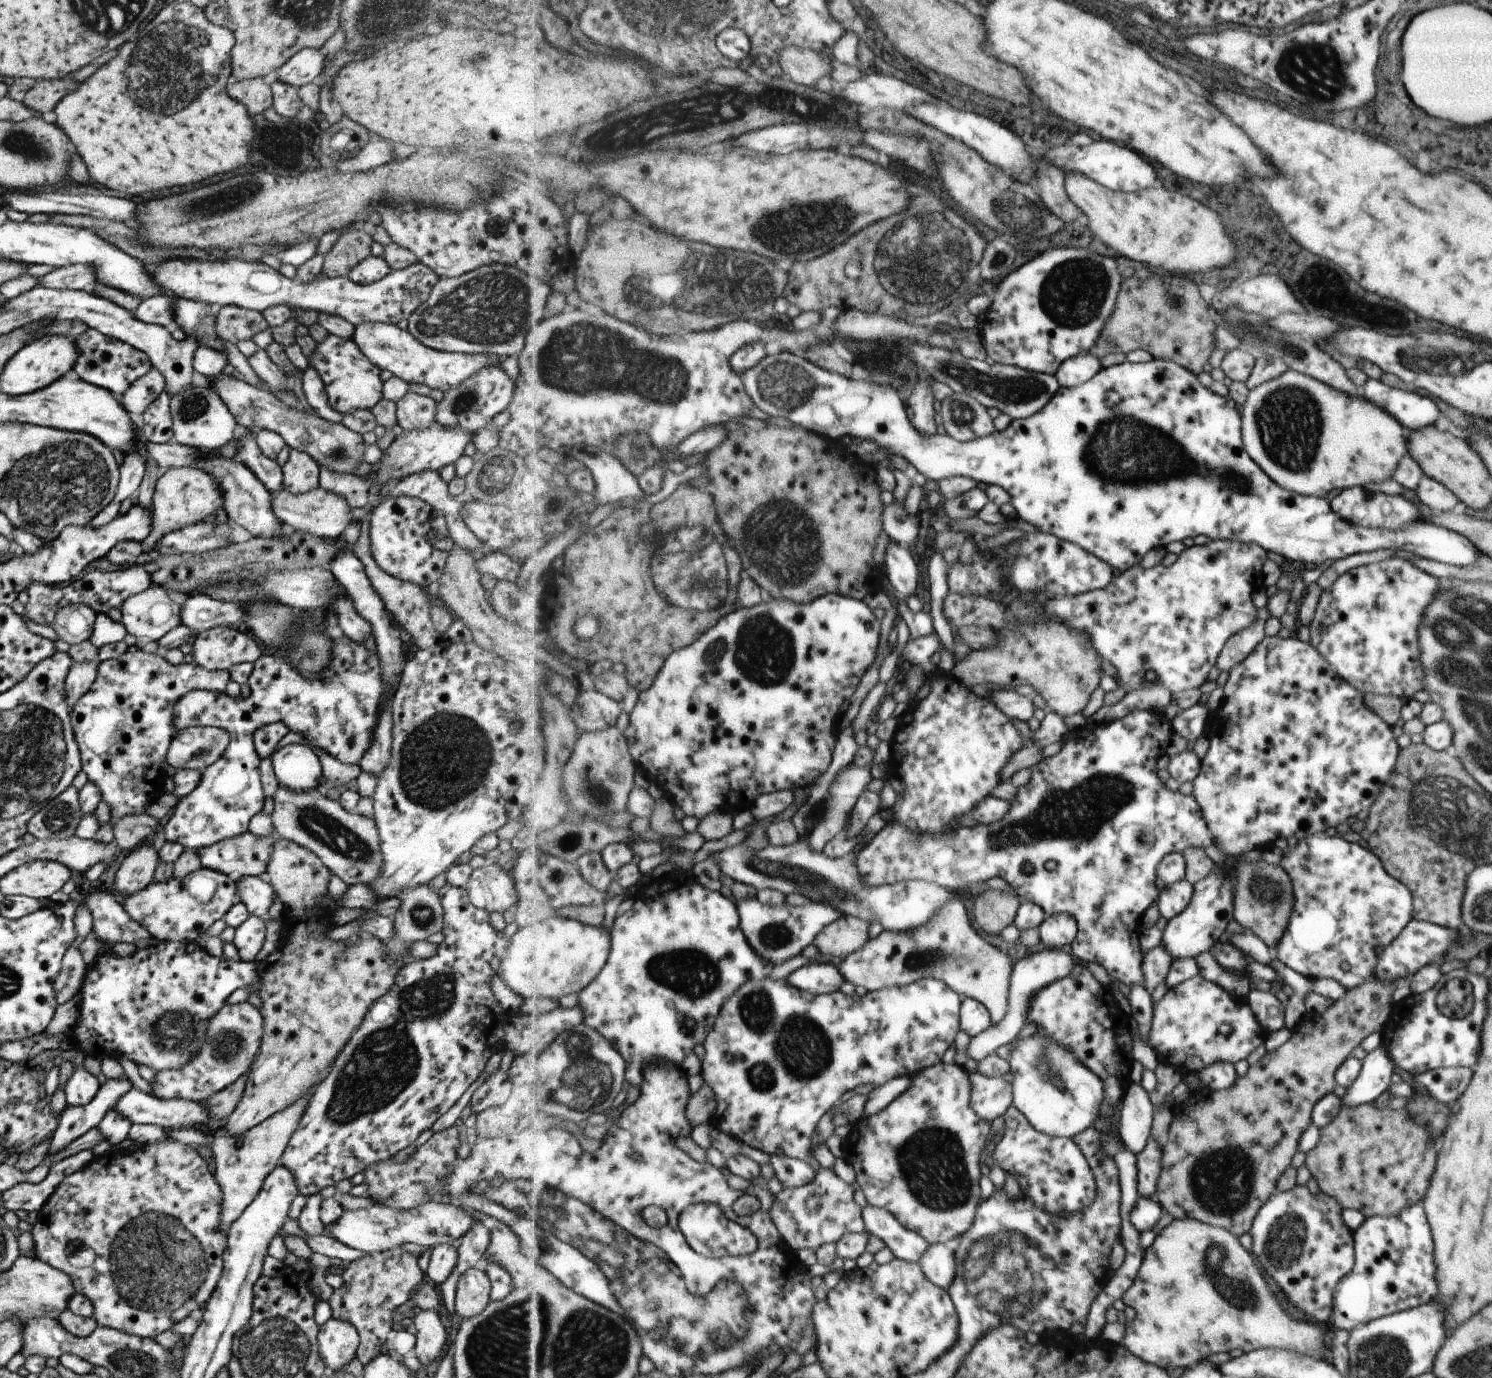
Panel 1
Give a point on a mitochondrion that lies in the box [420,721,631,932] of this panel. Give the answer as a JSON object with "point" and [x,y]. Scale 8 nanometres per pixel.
{"point":[599,795]}

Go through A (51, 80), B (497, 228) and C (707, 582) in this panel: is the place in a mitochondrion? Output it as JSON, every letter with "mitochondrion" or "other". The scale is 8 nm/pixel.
{"A":"other","B":"other","C":"mitochondrion"}

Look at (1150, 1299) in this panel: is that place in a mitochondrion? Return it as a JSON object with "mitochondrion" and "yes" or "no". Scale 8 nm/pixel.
{"mitochondrion":"no"}

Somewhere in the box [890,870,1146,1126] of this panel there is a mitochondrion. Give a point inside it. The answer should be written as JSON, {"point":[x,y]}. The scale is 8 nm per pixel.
{"point":[921,960]}

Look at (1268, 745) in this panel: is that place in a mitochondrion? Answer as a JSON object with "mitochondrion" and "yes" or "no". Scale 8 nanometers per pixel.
{"mitochondrion":"no"}

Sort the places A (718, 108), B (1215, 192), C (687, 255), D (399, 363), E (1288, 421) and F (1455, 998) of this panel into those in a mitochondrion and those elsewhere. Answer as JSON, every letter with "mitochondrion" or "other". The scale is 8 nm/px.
{"A":"mitochondrion","B":"other","C":"mitochondrion","D":"other","E":"mitochondrion","F":"mitochondrion"}

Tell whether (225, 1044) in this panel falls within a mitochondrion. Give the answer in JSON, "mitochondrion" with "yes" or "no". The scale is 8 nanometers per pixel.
{"mitochondrion":"yes"}

